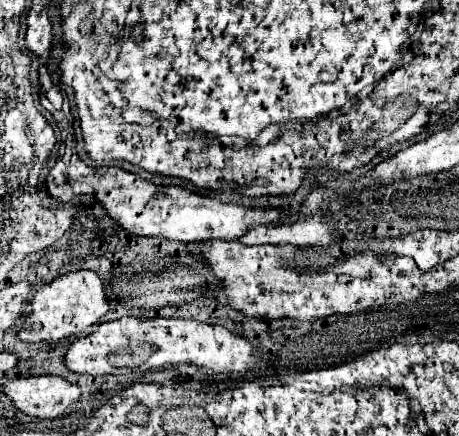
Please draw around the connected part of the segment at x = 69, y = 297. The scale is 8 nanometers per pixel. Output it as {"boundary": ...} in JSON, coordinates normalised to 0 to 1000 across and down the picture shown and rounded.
{"boundary":[[[166,619],[148,624],[109,651],[96,651],[70,683],[70,720],[57,734],[57,748],[39,761],[52,784],[126,784],[157,766],[174,766],[209,743],[240,711],[240,683],[227,670],[222,633],[205,619]]]}

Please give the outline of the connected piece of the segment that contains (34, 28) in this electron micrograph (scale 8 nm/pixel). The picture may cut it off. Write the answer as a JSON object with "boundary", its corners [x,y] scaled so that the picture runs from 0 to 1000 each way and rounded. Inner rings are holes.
{"boundary":[[[83,37],[61,46],[61,73],[57,73],[57,106],[61,115],[87,124],[87,138],[105,138],[109,110],[113,110],[113,50],[105,37]],[[70,50],[70,60],[65,60]]]}

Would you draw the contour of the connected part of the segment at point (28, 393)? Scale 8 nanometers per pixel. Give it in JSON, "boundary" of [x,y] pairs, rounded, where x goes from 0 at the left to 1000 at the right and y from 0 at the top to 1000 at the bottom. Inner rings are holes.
{"boundary":[[[118,858],[17,872],[4,899],[26,913],[35,936],[74,959],[122,959],[174,913],[166,881]]]}

